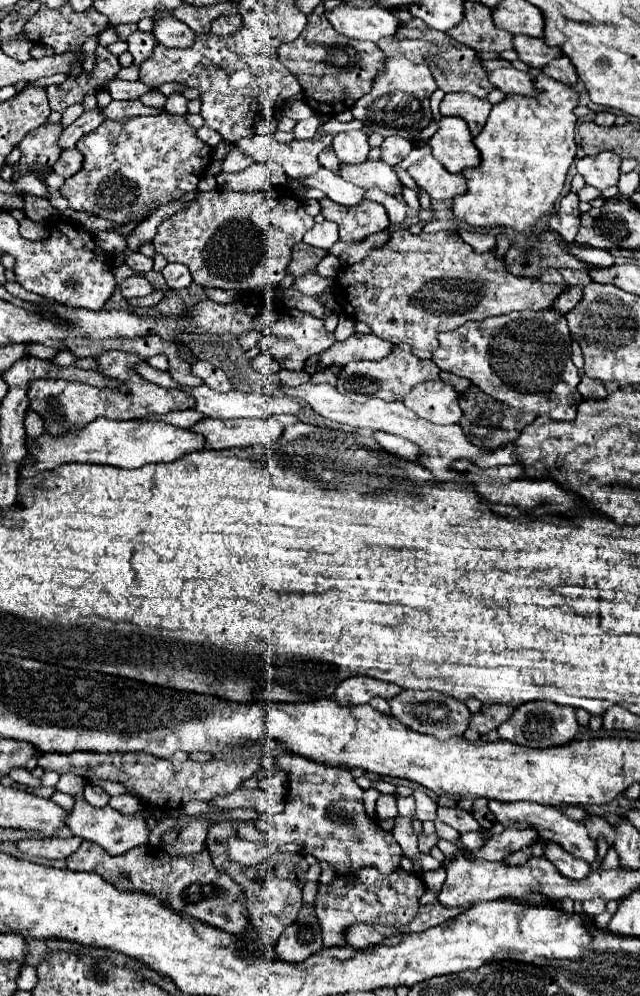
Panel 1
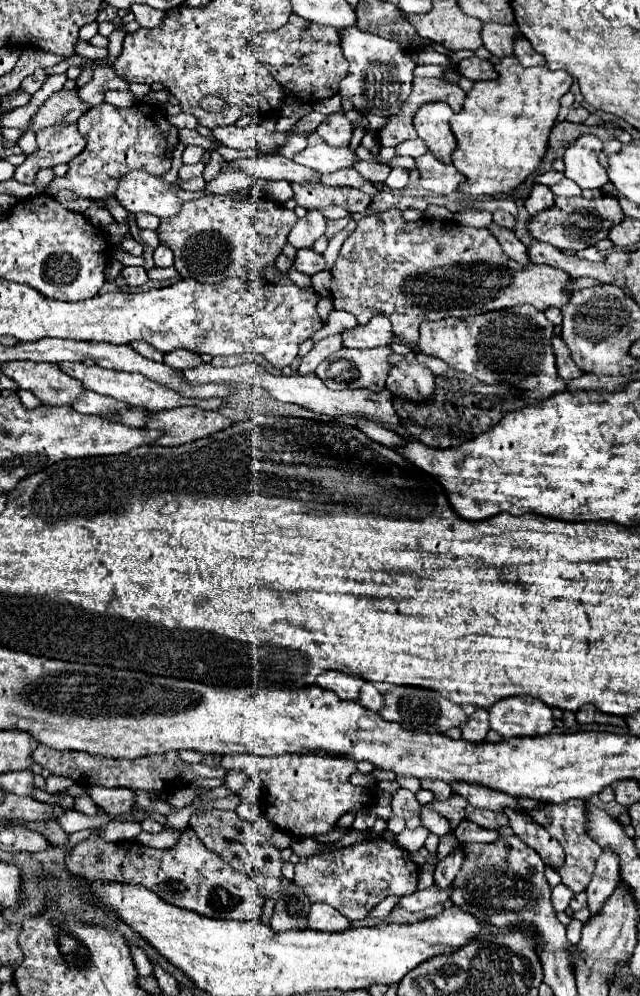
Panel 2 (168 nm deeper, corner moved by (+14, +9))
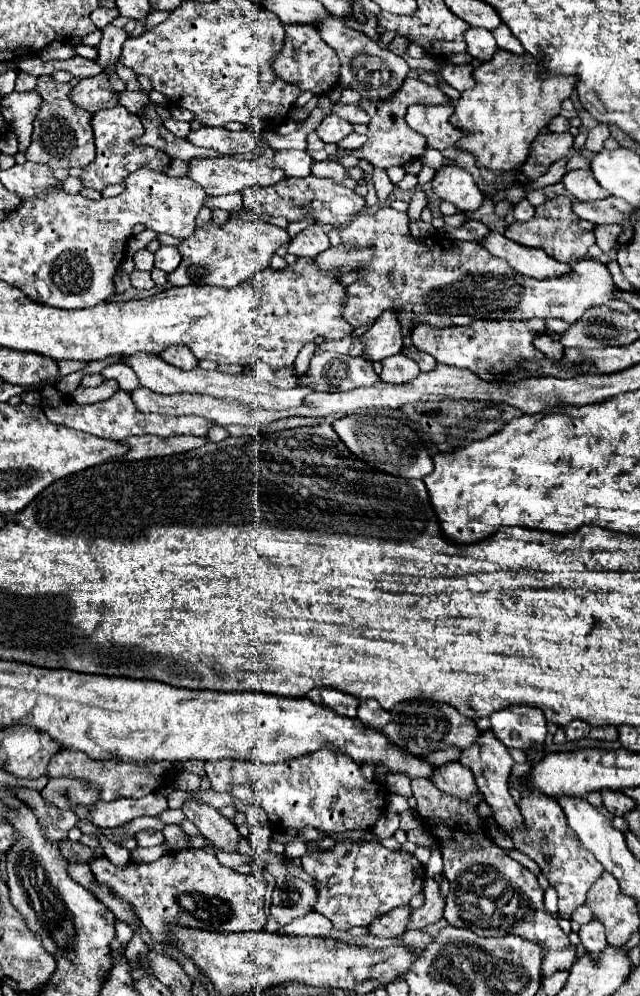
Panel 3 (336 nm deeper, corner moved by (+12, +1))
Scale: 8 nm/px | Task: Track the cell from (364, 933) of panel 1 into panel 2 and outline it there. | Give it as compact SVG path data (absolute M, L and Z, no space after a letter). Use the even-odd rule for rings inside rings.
M312 904L308 926L312 930L326 930L326 932L342 932L352 928L350 920L328 904Z

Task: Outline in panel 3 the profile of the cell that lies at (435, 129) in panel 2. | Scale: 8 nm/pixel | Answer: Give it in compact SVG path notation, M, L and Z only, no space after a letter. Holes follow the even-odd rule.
M412 104L406 112L406 122L410 128L426 136L428 148L440 150L448 158L466 158L462 150L458 150L458 140L466 136L462 128L456 128L450 124L452 116L450 104L436 104L436 106L424 106L424 104Z

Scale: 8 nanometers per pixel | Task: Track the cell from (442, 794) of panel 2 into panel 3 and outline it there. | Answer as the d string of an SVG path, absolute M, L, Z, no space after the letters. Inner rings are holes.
M412 778L412 796L418 804L418 816L430 826L434 838L440 842L444 860L442 874L450 882L444 920L450 926L468 928L478 936L504 936L510 930L512 934L534 940L546 952L542 962L544 976L570 968L576 960L576 948L560 930L558 920L554 920L544 908L544 890L536 876L496 846L482 826L476 808L484 798L480 794L472 794L468 798L444 794L436 790L428 778Z

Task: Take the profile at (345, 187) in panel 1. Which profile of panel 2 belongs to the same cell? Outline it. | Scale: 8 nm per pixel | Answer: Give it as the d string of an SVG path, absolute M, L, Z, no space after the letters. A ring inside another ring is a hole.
M280 154L274 156L252 156L252 158L242 158L236 162L224 162L224 168L242 168L256 178L266 178L266 180L286 180L286 182L306 182L306 184L320 184L322 174L318 170L312 170L308 166L296 164L290 158L284 158Z

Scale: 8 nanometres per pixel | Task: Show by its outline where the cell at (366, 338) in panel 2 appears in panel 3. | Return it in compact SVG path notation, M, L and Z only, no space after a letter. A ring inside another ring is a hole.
M396 308L382 312L376 322L368 328L362 336L364 342L364 358L376 362L400 352L402 344L402 328L400 328L400 314Z

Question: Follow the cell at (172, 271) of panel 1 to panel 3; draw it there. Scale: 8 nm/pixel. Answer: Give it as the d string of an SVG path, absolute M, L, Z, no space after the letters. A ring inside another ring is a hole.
M160 246L154 254L154 266L164 270L166 274L176 270L180 260L182 260L182 256L180 256L180 250L176 246Z

